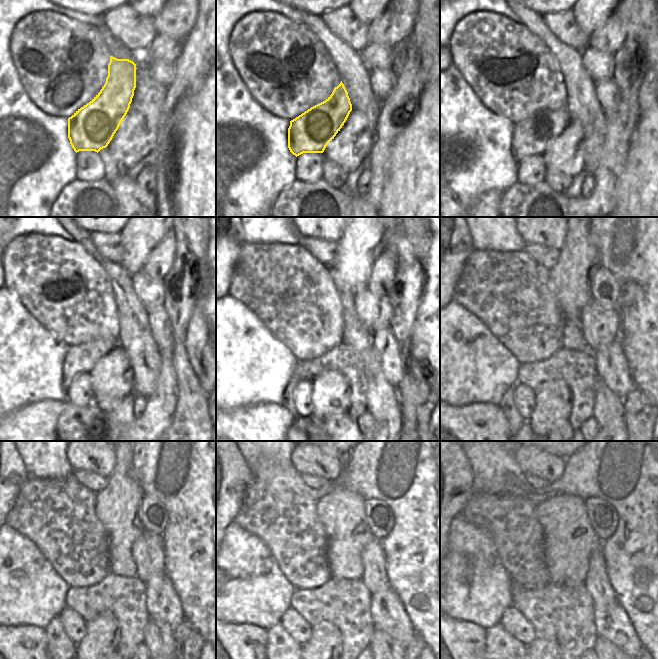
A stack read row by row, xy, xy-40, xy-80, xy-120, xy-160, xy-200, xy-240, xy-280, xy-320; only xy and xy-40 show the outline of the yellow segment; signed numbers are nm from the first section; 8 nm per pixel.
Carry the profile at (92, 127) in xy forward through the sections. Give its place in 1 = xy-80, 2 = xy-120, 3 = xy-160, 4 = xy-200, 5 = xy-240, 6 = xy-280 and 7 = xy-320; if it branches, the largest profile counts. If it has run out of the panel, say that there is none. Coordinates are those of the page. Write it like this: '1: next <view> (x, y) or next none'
1: next xy-80 (531, 136)
2: next xy-120 (80, 359)
3: next xy-160 (287, 400)
4: next xy-200 (514, 420)
5: next xy-240 (59, 644)
6: next xy-280 (280, 644)
7: next xy-320 (500, 644)

